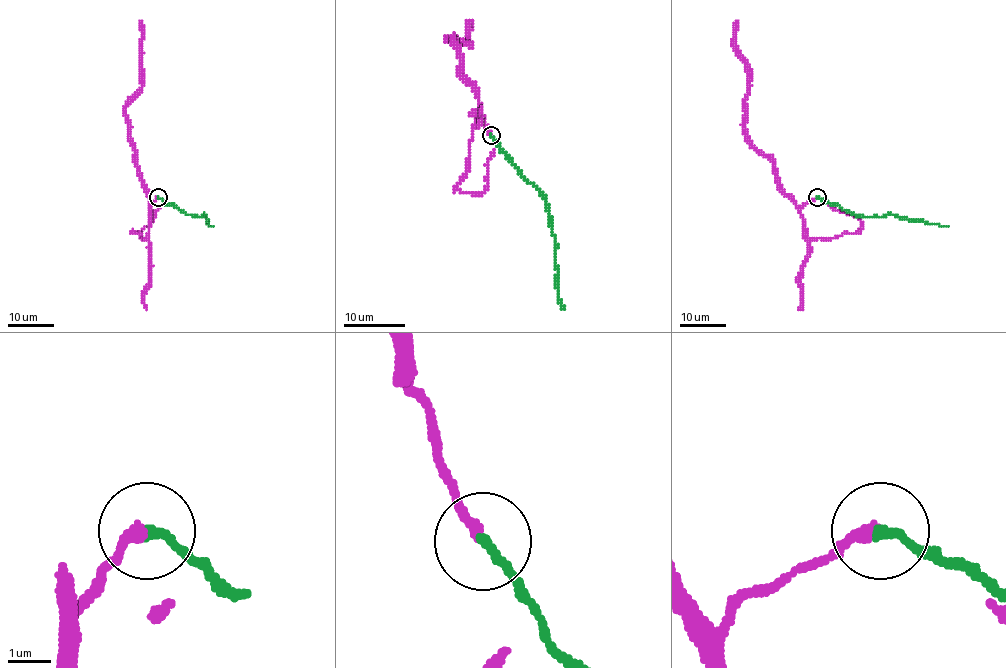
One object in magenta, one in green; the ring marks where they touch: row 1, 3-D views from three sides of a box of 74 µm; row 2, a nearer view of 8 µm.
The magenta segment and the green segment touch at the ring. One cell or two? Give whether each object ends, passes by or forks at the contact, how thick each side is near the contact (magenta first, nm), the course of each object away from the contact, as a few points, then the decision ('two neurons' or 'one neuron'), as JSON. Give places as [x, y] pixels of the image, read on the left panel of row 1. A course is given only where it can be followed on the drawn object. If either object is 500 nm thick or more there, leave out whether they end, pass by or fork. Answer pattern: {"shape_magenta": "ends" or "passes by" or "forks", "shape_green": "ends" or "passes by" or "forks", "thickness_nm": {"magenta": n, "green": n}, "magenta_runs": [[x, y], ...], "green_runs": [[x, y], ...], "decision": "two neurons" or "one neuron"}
{"shape_magenta": "ends", "shape_green": "ends", "thickness_nm": {"magenta": 240, "green": 240}, "magenta_runs": [[158, 198], [150, 207], [149, 193], [134, 158], [126, 103], [141, 86], [141, 21]], "green_runs": [[158, 198], [191, 215], [205, 214], [207, 223], [213, 226]], "decision": "one neuron"}

